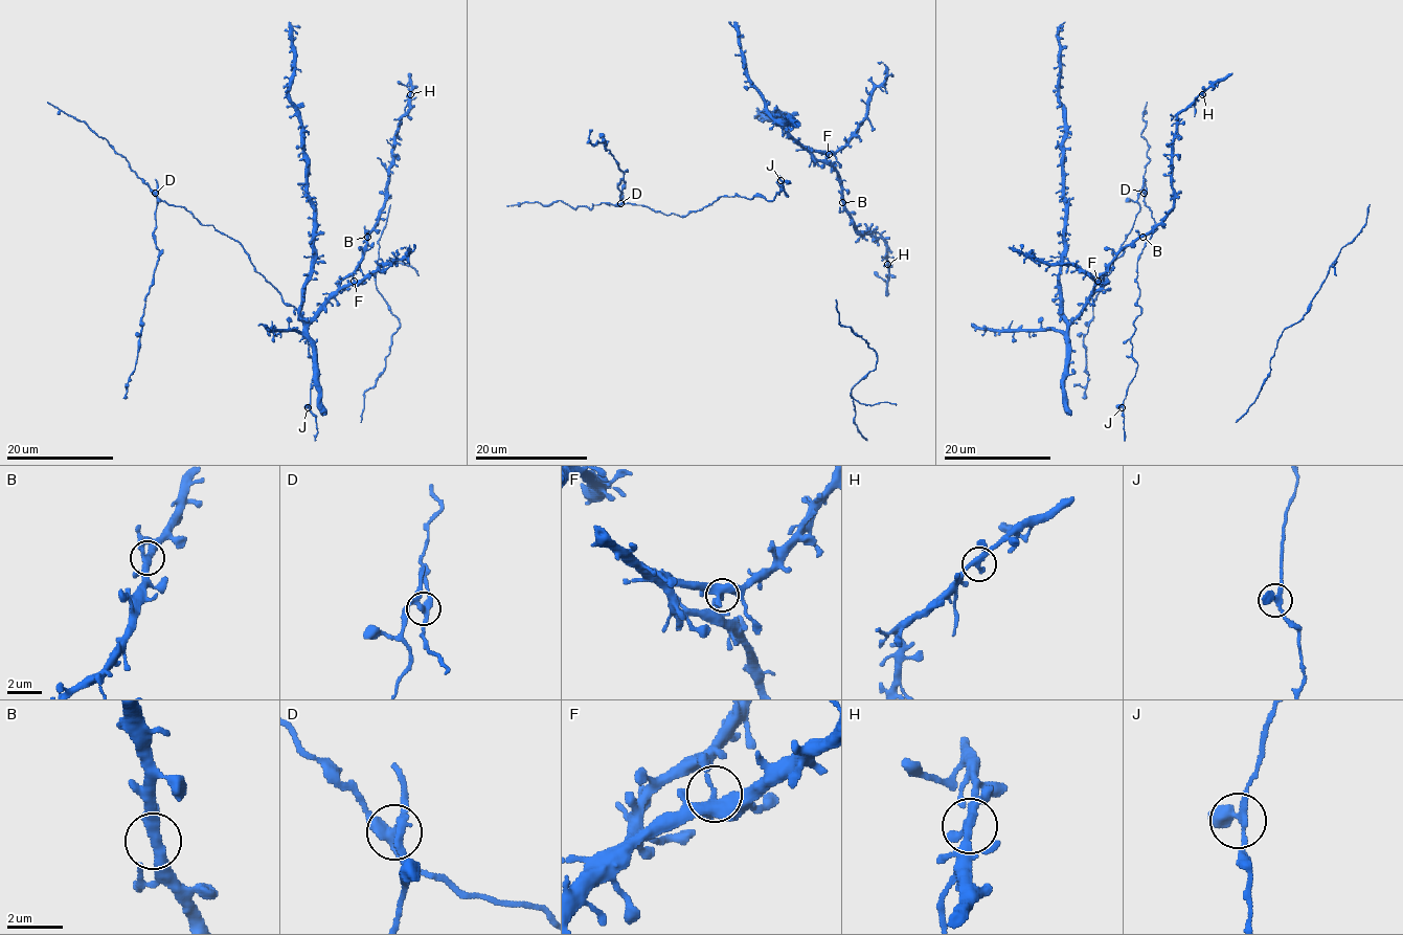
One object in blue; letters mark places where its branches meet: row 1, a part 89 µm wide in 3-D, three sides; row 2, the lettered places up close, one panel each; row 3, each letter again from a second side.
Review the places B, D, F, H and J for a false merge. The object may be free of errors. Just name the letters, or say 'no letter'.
D

